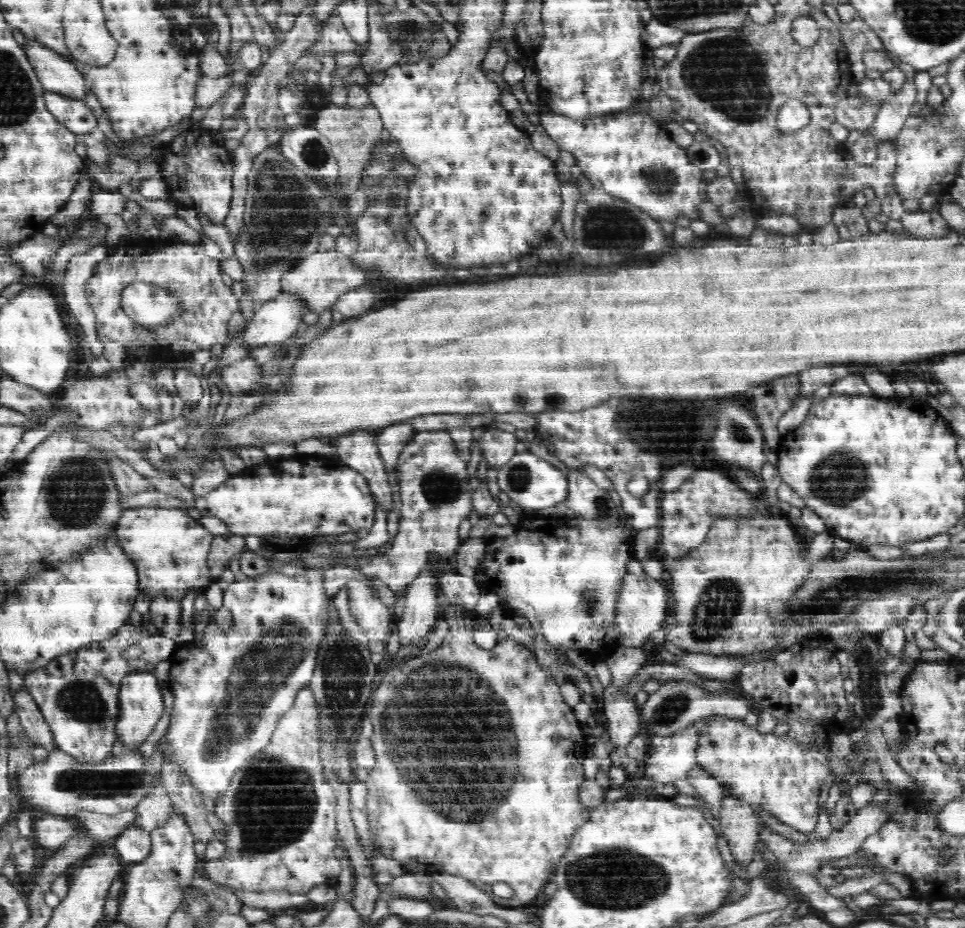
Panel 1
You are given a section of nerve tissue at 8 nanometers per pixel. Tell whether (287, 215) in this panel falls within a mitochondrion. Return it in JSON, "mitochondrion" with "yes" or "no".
{"mitochondrion":"yes"}

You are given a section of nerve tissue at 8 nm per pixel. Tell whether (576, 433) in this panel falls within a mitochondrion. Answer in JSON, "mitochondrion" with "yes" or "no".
{"mitochondrion":"no"}

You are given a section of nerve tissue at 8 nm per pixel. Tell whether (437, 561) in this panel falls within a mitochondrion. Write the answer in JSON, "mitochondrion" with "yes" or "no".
{"mitochondrion":"no"}

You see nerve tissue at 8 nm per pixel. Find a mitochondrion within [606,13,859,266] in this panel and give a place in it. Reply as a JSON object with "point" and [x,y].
{"point":[727,73]}

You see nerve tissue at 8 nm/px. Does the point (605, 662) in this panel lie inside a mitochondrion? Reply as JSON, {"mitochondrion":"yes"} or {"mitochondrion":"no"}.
{"mitochondrion":"no"}

